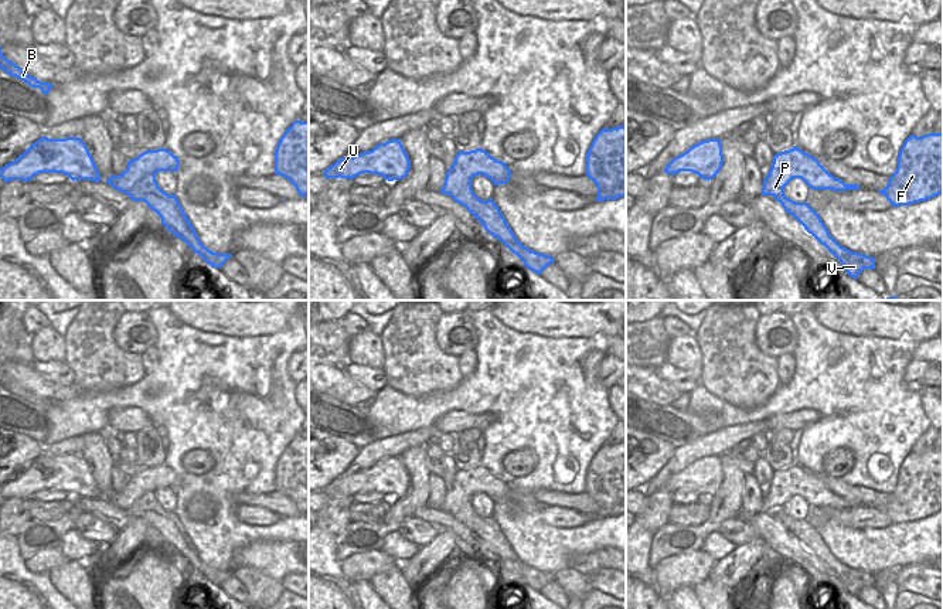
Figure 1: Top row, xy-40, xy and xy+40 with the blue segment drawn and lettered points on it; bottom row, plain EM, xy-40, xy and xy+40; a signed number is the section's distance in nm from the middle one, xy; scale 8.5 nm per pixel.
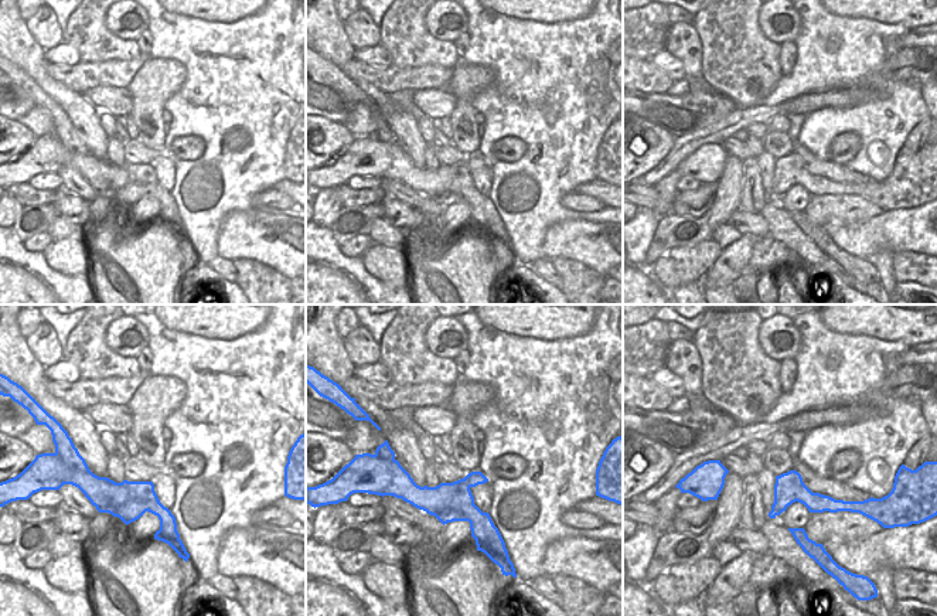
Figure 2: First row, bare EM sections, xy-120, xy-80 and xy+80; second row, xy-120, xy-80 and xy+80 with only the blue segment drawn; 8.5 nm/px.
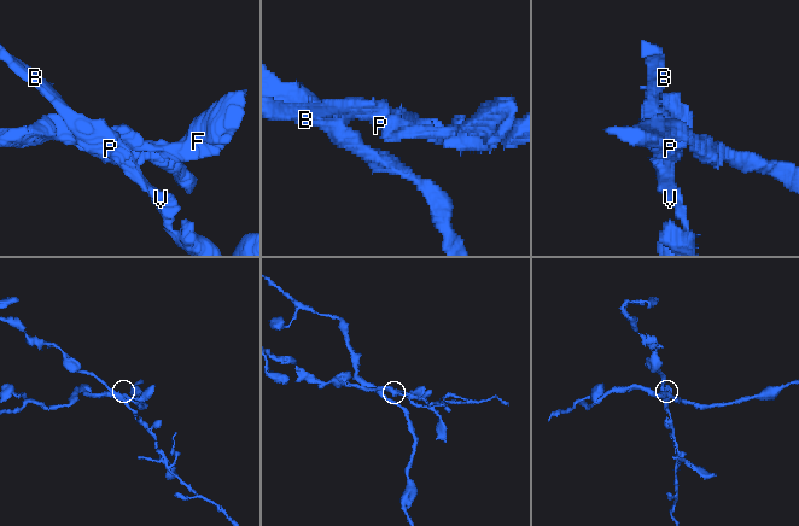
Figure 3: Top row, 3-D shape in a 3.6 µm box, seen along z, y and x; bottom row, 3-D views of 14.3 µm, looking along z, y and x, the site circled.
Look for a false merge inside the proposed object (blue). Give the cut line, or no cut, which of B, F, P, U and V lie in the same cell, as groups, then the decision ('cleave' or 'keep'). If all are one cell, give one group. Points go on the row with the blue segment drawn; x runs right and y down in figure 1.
cut in xy-40 along (84, 143), (78, 150), (78, 172), (71, 179); B F P V / U; cleave

